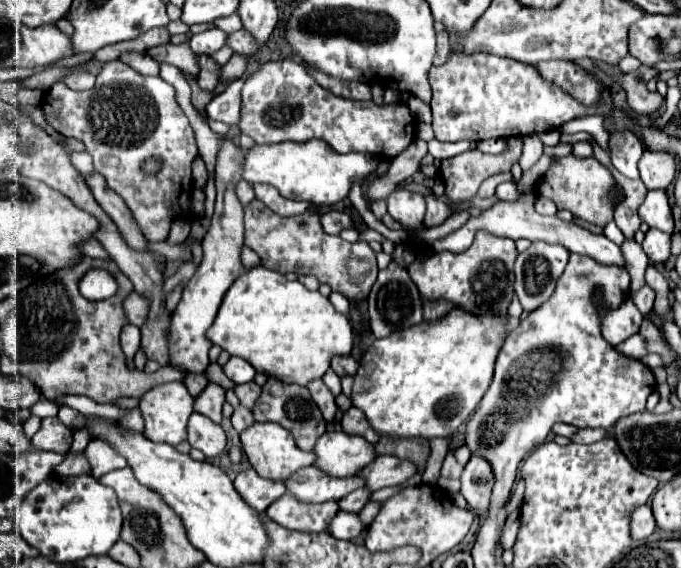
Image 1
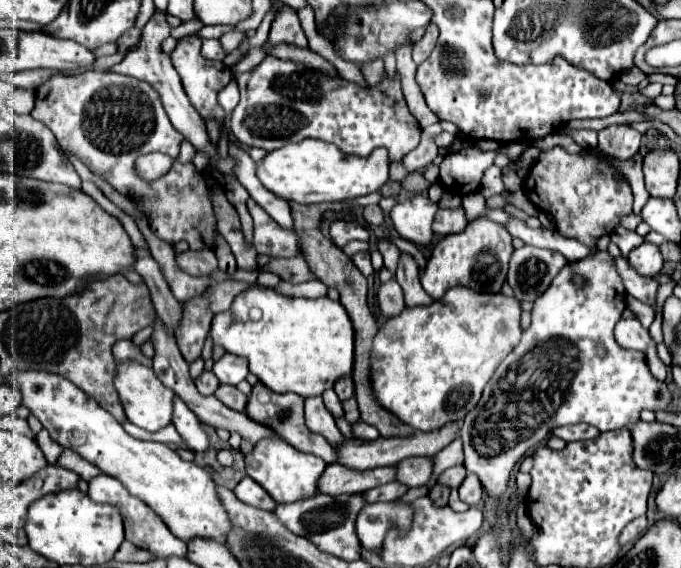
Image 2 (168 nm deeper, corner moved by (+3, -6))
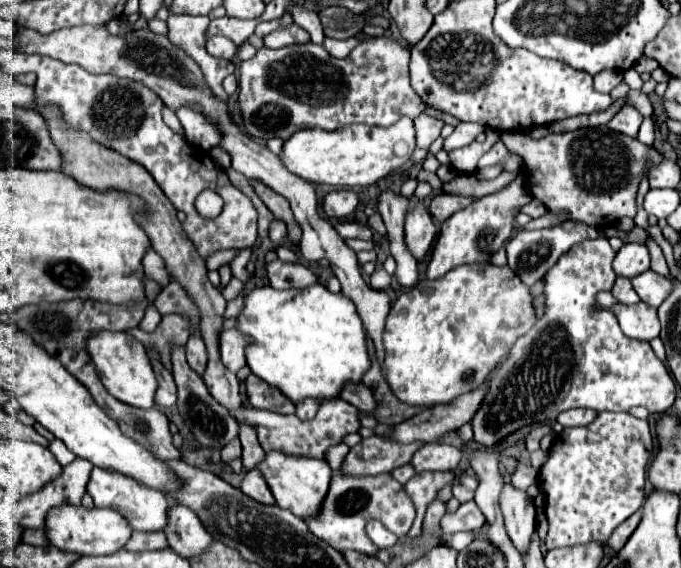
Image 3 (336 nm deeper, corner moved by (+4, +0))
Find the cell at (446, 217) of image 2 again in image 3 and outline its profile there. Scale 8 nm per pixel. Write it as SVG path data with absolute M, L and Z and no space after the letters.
M437 195L431 199L429 211L433 215L433 219L437 219L439 223L443 223L445 219L449 219L453 213L469 207L471 203L475 203L477 197L461 197L461 195Z

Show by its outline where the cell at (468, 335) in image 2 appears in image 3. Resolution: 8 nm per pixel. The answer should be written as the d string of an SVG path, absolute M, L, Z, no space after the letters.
M455 267L437 281L421 281L407 289L391 307L385 333L385 379L395 397L413 407L435 407L457 399L463 393L471 393L483 385L491 367L507 357L513 343L535 325L533 297L517 275L509 267Z

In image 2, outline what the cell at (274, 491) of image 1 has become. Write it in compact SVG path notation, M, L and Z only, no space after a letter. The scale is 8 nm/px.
M244 477L236 489L234 489L236 497L252 507L260 507L260 509L266 509L266 511L274 511L276 503L272 501L272 497L268 497L268 493L250 477Z

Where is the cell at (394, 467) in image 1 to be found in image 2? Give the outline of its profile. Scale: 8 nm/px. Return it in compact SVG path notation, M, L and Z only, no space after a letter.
M408 457L400 461L396 473L396 481L408 485L408 487L420 487L426 485L434 473L434 461L432 457Z

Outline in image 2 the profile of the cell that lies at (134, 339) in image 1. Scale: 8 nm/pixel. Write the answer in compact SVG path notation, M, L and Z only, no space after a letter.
M120 339L120 341L116 341L116 345L114 345L114 357L116 357L118 361L134 359L134 361L140 361L142 365L152 367L152 359L144 357L144 353L140 351L140 347L134 345L132 339Z

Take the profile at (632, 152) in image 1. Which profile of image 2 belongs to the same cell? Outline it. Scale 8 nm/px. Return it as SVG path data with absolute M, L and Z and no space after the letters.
M614 125L598 131L598 147L616 159L632 159L640 147L640 131L630 125Z

